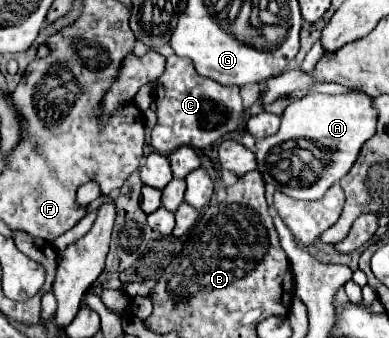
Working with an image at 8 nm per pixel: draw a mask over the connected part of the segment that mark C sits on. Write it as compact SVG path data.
M178 55L166 59L166 71L156 81L154 91L158 121L152 129L150 143L162 155L168 155L182 145L202 149L216 143L226 133L238 129L240 115L244 113L244 103L240 99L238 87L226 87L214 79L198 75L192 61Z

